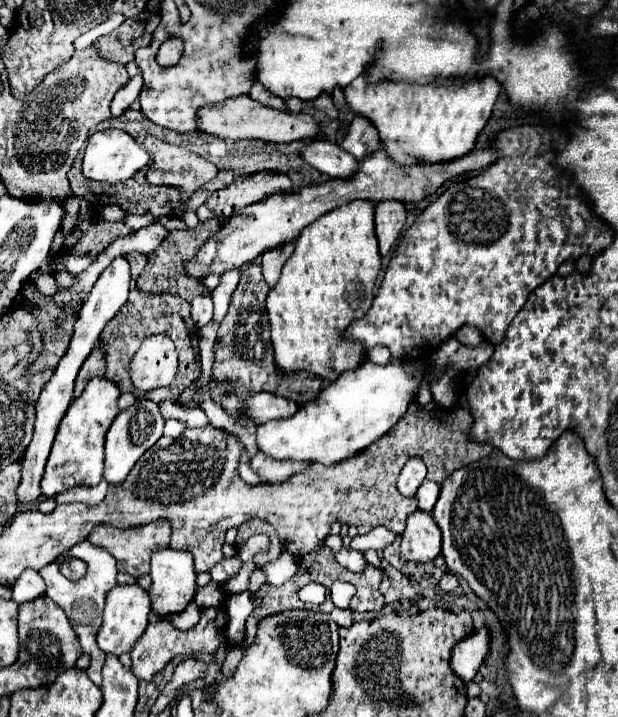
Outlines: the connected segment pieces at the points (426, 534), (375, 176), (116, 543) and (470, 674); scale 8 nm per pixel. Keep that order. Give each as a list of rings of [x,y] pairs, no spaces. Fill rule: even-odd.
[[[416,510],[408,516],[406,530],[402,534],[400,552],[404,560],[430,562],[442,552],[442,532],[428,512]]]
[[[378,150],[376,154],[360,162],[358,172],[352,176],[352,180],[328,180],[320,186],[304,186],[300,190],[276,192],[264,198],[262,202],[256,202],[240,210],[240,214],[234,214],[228,220],[228,224],[224,224],[220,232],[214,238],[210,238],[190,262],[186,262],[184,268],[194,278],[204,278],[212,272],[224,274],[228,270],[242,268],[244,264],[250,264],[254,258],[258,258],[266,250],[294,242],[300,236],[300,232],[306,226],[310,226],[314,220],[318,220],[326,212],[336,210],[338,206],[350,204],[352,200],[420,202],[424,198],[424,188],[428,184],[430,174],[440,168],[448,168],[448,164],[398,166],[390,160],[386,150]]]
[[[156,520],[152,524],[136,526],[136,528],[128,528],[128,530],[118,530],[118,528],[112,528],[112,526],[96,526],[94,532],[90,534],[90,542],[108,550],[116,558],[118,572],[128,572],[134,578],[138,578],[138,576],[150,572],[150,556],[156,550],[168,548],[170,526],[168,526],[166,520]]]
[[[482,626],[468,638],[460,640],[452,650],[452,670],[464,680],[472,682],[478,674],[480,666],[486,662],[486,656],[490,654],[490,630],[488,626]]]

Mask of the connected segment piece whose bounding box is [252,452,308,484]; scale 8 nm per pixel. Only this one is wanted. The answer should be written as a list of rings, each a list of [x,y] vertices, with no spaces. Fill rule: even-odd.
[[[258,452],[252,460],[252,468],[258,470],[258,474],[264,478],[264,482],[270,482],[270,484],[284,482],[292,474],[298,474],[300,470],[304,470],[306,466],[308,466],[308,462],[278,462],[278,460],[266,456],[264,452]]]

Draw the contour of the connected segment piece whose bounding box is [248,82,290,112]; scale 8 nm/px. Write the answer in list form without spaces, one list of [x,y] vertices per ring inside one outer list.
[[[258,82],[250,88],[248,96],[250,96],[252,100],[260,102],[262,106],[268,106],[268,108],[274,108],[274,110],[280,110],[280,112],[290,112],[288,106],[286,106],[280,98],[274,98],[274,96],[272,96],[272,94],[262,86],[262,84],[258,84]]]

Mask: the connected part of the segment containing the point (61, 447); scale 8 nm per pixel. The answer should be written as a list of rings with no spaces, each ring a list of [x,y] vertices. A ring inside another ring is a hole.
[[[92,378],[84,388],[82,396],[70,404],[58,426],[58,434],[42,478],[44,498],[54,498],[56,494],[74,486],[96,486],[102,480],[104,436],[120,412],[118,396],[120,390],[114,382],[110,382],[108,378]]]

